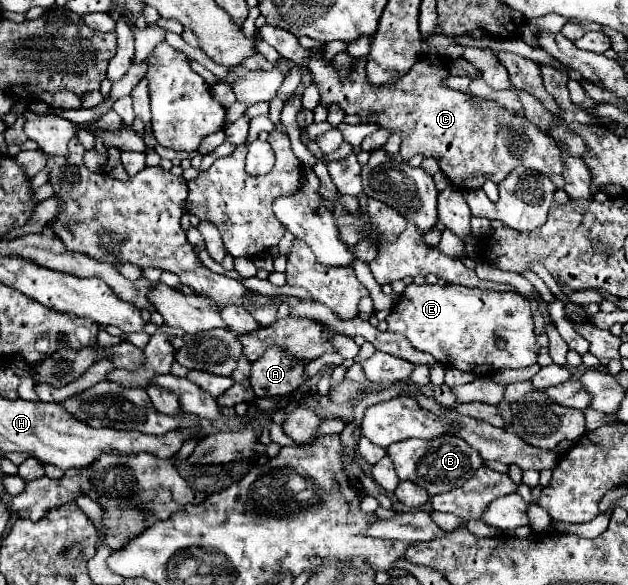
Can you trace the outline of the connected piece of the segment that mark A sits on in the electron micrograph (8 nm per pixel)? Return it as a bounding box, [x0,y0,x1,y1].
[251,347,307,397]

